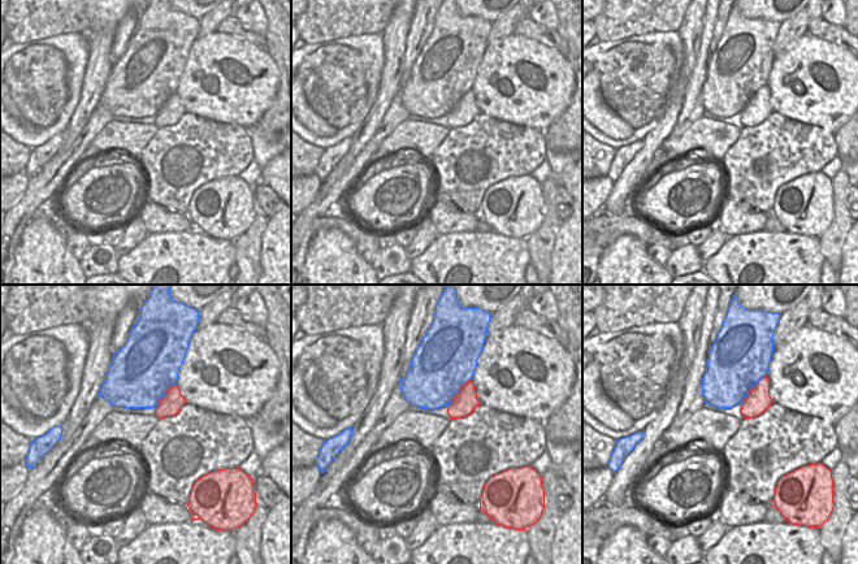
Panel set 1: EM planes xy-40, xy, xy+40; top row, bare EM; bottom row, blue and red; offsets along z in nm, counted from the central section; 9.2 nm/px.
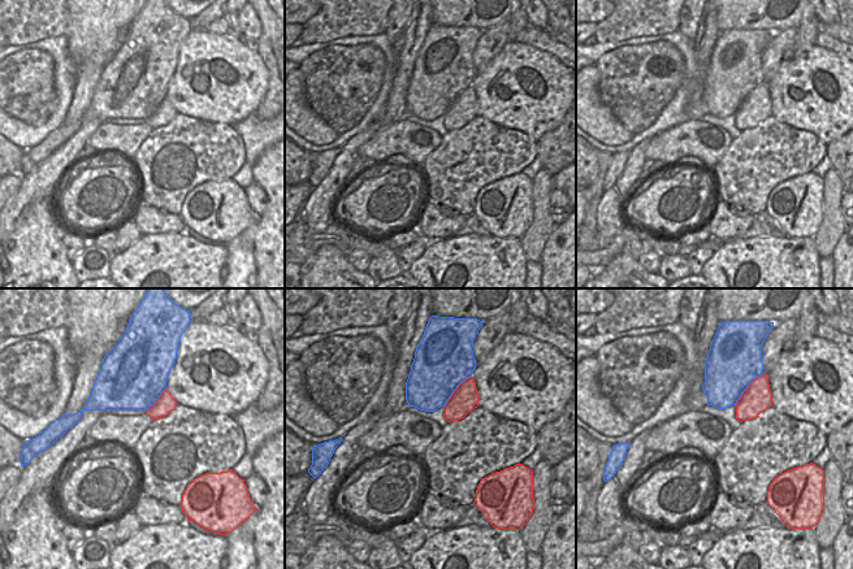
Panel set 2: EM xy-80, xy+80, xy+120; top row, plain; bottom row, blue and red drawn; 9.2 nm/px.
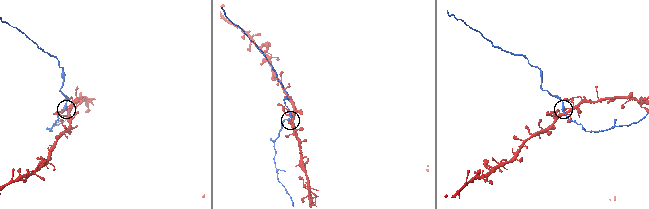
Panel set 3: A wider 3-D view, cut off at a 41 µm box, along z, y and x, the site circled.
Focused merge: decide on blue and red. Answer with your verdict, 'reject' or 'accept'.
reject

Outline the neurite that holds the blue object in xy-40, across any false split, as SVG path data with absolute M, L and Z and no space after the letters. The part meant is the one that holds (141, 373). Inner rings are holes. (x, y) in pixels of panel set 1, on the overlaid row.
M155 285L124 347L113 353L99 396L113 407L155 408L176 385L188 342L198 329L199 311L174 300L170 285Z

